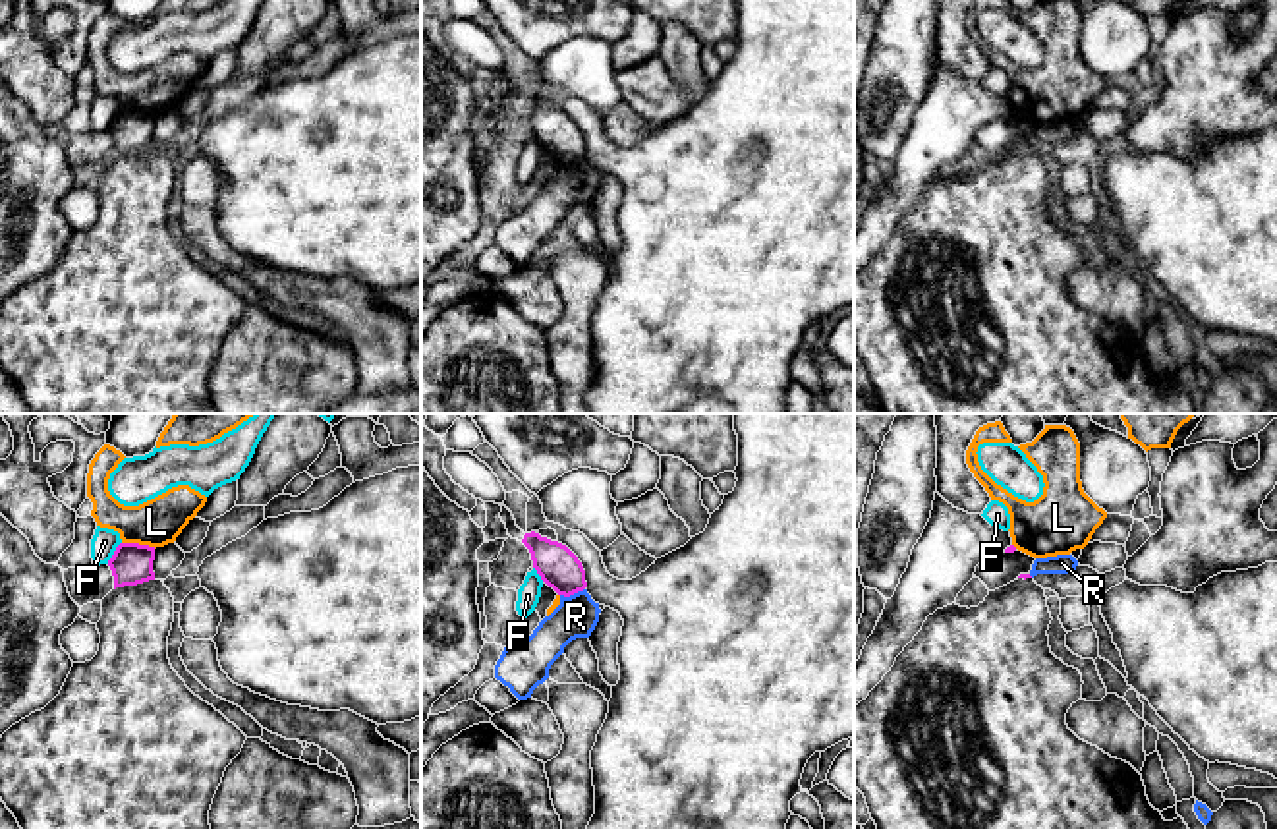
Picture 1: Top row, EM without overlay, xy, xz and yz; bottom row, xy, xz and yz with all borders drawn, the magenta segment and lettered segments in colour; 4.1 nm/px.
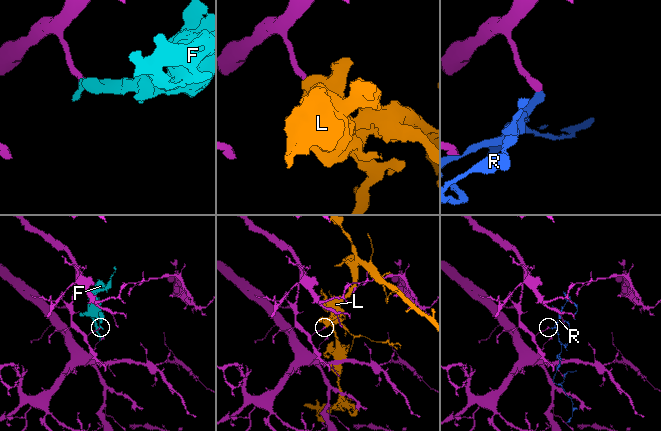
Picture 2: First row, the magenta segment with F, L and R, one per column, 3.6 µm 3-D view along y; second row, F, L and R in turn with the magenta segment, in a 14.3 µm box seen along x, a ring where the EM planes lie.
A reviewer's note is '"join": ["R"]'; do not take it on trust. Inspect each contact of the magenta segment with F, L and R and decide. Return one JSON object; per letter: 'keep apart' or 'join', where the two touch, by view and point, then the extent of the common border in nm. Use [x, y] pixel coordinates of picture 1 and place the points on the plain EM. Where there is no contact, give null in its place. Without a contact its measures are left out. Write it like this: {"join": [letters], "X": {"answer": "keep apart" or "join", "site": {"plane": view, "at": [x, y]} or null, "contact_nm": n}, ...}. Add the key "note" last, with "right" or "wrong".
{"join": [], "F": {"answer": "keep apart", "site": {"plane": "xy", "at": [114, 120]}, "contact_nm": 110}, "L": {"answer": "keep apart", "site": {"plane": "xy", "at": [138, 111]}, "contact_nm": 150}, "R": {"answer": "keep apart", "site": {"plane": "xz", "at": [572, 161]}, "contact_nm": 110}, "note": "wrong"}

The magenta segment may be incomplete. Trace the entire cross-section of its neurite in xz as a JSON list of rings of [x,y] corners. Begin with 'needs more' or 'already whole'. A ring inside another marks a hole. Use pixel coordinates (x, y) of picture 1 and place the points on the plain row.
already whole; [[[531,99],[522,110],[529,116],[533,135],[558,162],[570,164],[587,155],[585,137],[578,124],[562,110]]]

